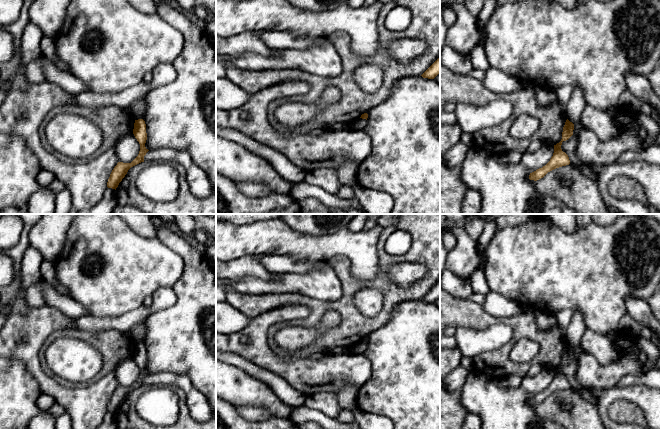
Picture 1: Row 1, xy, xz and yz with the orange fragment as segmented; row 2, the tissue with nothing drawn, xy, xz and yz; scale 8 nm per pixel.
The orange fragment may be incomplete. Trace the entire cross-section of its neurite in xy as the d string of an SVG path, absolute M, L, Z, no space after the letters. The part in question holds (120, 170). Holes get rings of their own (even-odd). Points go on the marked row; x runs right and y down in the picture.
M143 119L135 120L133 134L140 144L139 154L131 163L123 163L123 162L117 163L117 165L112 170L110 177L108 179L107 182L108 188L112 188L116 190L119 183L127 174L128 170L131 167L141 162L144 162L144 156L149 150L145 147L145 143L147 140L147 133L146 133L146 124Z

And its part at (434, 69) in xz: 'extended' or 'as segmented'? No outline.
as segmented

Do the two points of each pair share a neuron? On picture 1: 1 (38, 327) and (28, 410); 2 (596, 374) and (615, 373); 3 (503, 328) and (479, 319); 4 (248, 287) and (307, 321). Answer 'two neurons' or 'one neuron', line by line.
1: two neurons
2: one neuron
3: two neurons
4: two neurons

